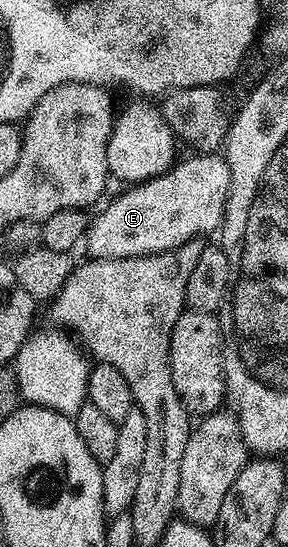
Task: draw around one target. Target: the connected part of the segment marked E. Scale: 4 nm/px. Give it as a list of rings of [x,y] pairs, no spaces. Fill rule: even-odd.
[[[201,153],[193,155],[197,157],[189,157],[186,161],[178,160],[172,169],[169,169],[163,175],[152,177],[150,181],[142,181],[134,184],[126,193],[121,193],[98,217],[94,216],[89,223],[89,230],[85,232],[85,240],[83,249],[86,249],[90,258],[102,261],[103,259],[123,259],[124,257],[142,257],[143,255],[151,255],[152,253],[166,253],[169,249],[179,247],[183,243],[194,239],[204,238],[204,233],[216,234],[221,227],[221,220],[225,218],[225,204],[229,198],[229,184],[231,183],[231,175],[229,174],[229,165],[225,162],[224,156],[214,155],[212,153]]]

